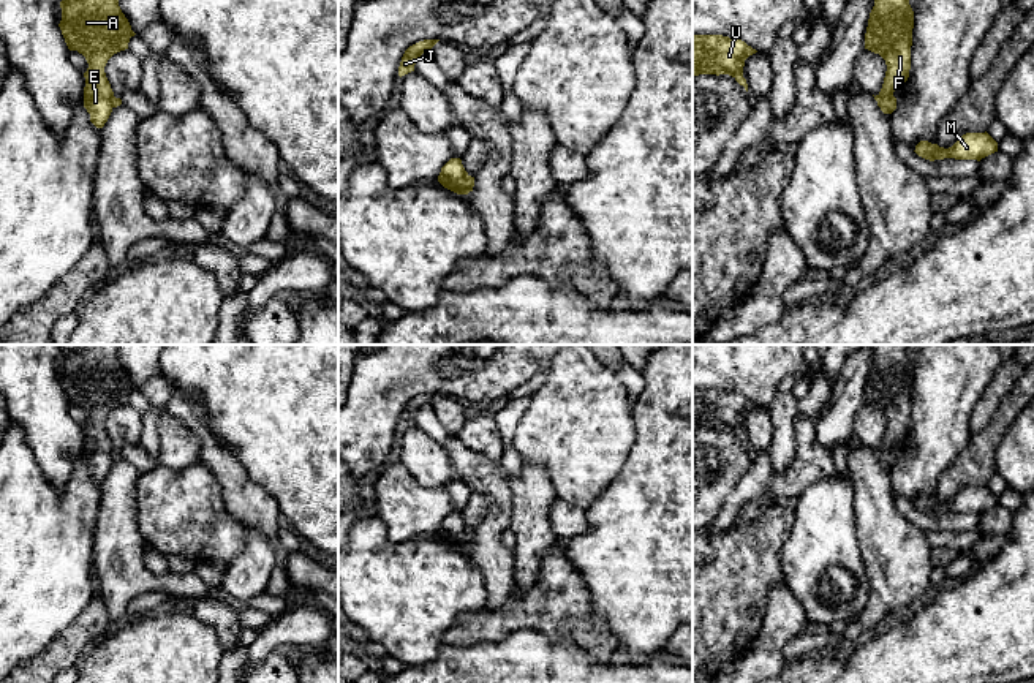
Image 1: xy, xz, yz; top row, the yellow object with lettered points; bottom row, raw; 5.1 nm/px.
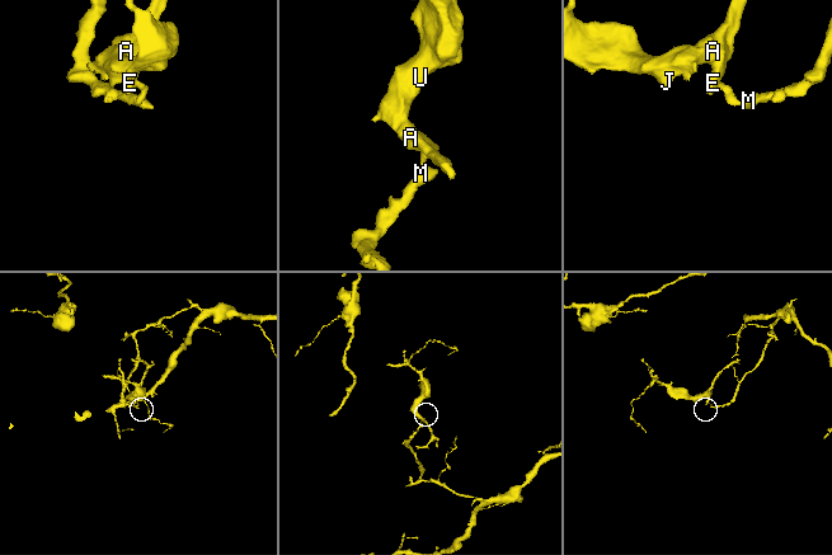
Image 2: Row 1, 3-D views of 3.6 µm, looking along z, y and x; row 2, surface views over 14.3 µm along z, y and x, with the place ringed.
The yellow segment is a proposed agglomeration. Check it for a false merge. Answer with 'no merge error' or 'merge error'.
merge error

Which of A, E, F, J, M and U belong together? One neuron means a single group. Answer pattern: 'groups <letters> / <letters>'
groups A E F J U / M

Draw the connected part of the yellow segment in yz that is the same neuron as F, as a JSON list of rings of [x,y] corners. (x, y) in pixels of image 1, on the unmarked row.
[[[874,345],[873,351],[865,403],[879,408],[887,419],[882,443],[874,451],[877,455],[893,451],[895,443],[909,432],[914,365],[908,345]]]

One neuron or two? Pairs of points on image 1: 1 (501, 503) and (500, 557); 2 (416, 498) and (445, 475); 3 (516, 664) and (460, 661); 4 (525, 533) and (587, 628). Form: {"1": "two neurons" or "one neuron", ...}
{"1": "one neuron", "2": "two neurons", "3": "one neuron", "4": "two neurons"}

